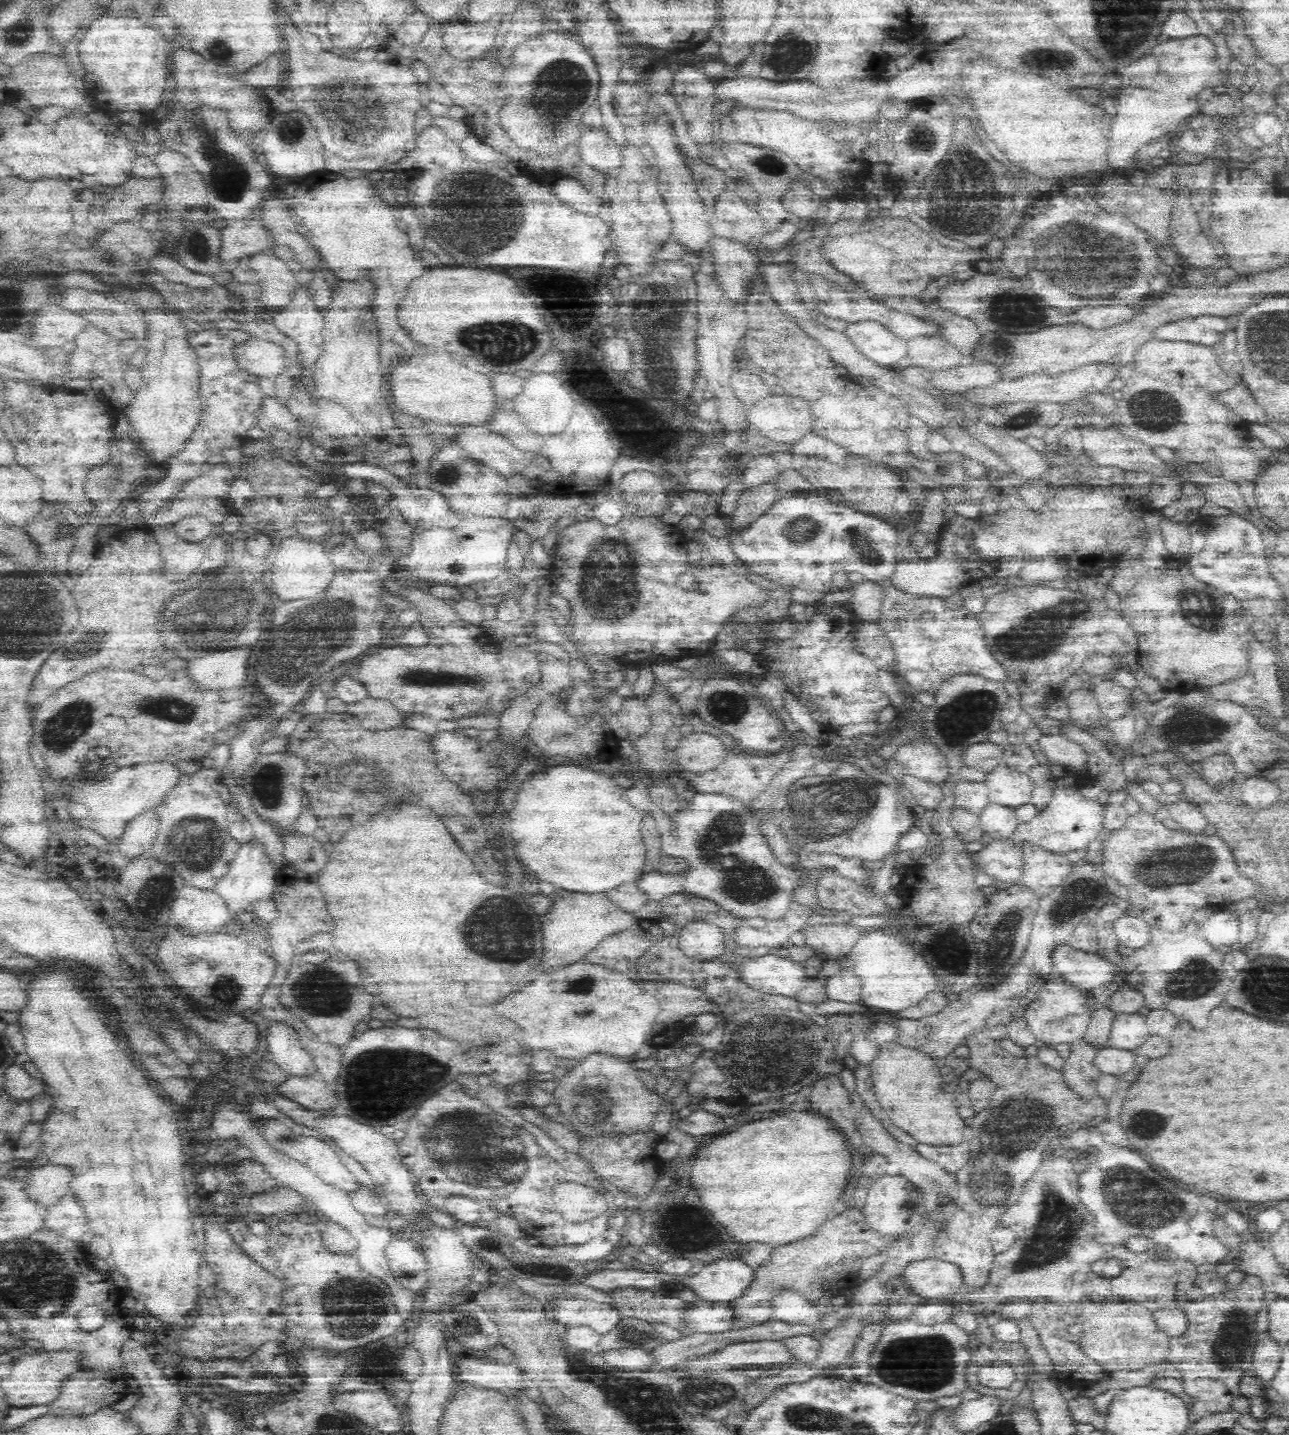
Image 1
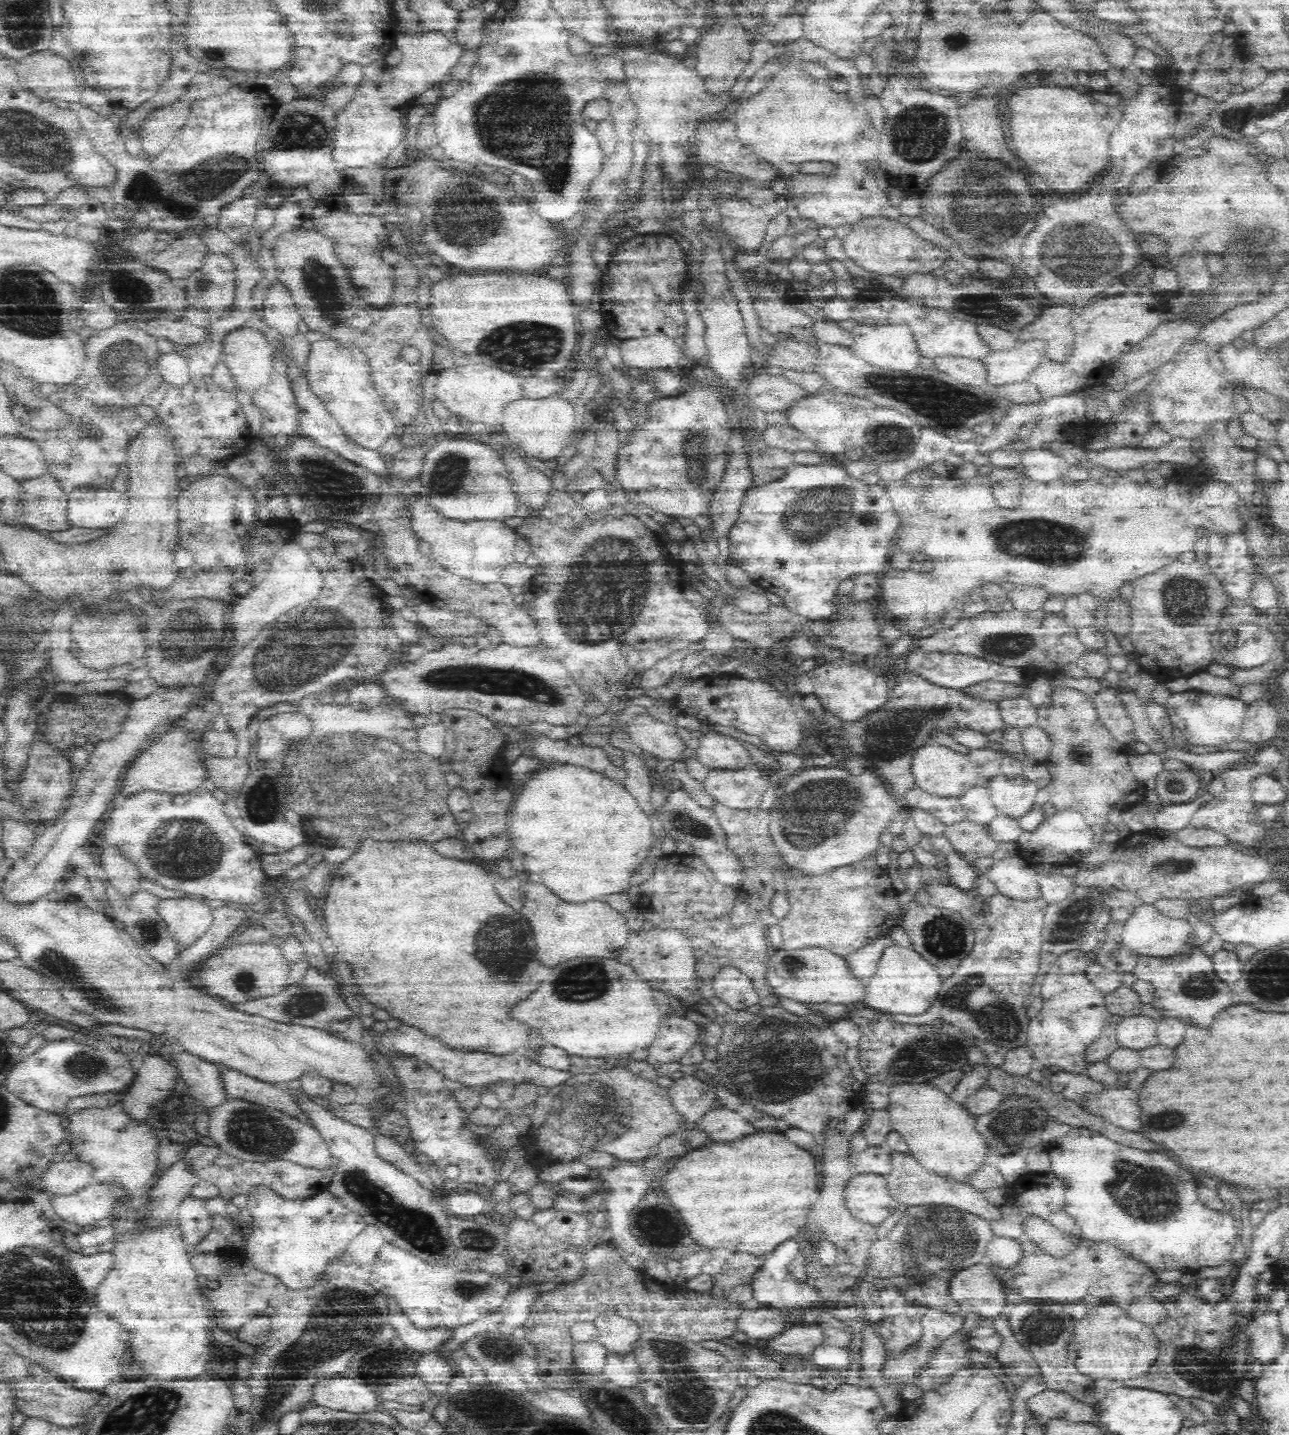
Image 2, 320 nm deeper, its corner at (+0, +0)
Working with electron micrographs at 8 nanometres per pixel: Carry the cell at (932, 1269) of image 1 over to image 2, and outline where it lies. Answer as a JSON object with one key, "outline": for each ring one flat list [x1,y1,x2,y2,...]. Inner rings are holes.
{"outline":[[980,1262,966,1267,964,1270,959,1270,953,1277,949,1278,948,1294,958,1303,961,1313,974,1311,974,1313,983,1316,983,1319,994,1319,1003,1313,1007,1296,1003,1284,994,1273,996,1269,998,1270,992,1264]]}

